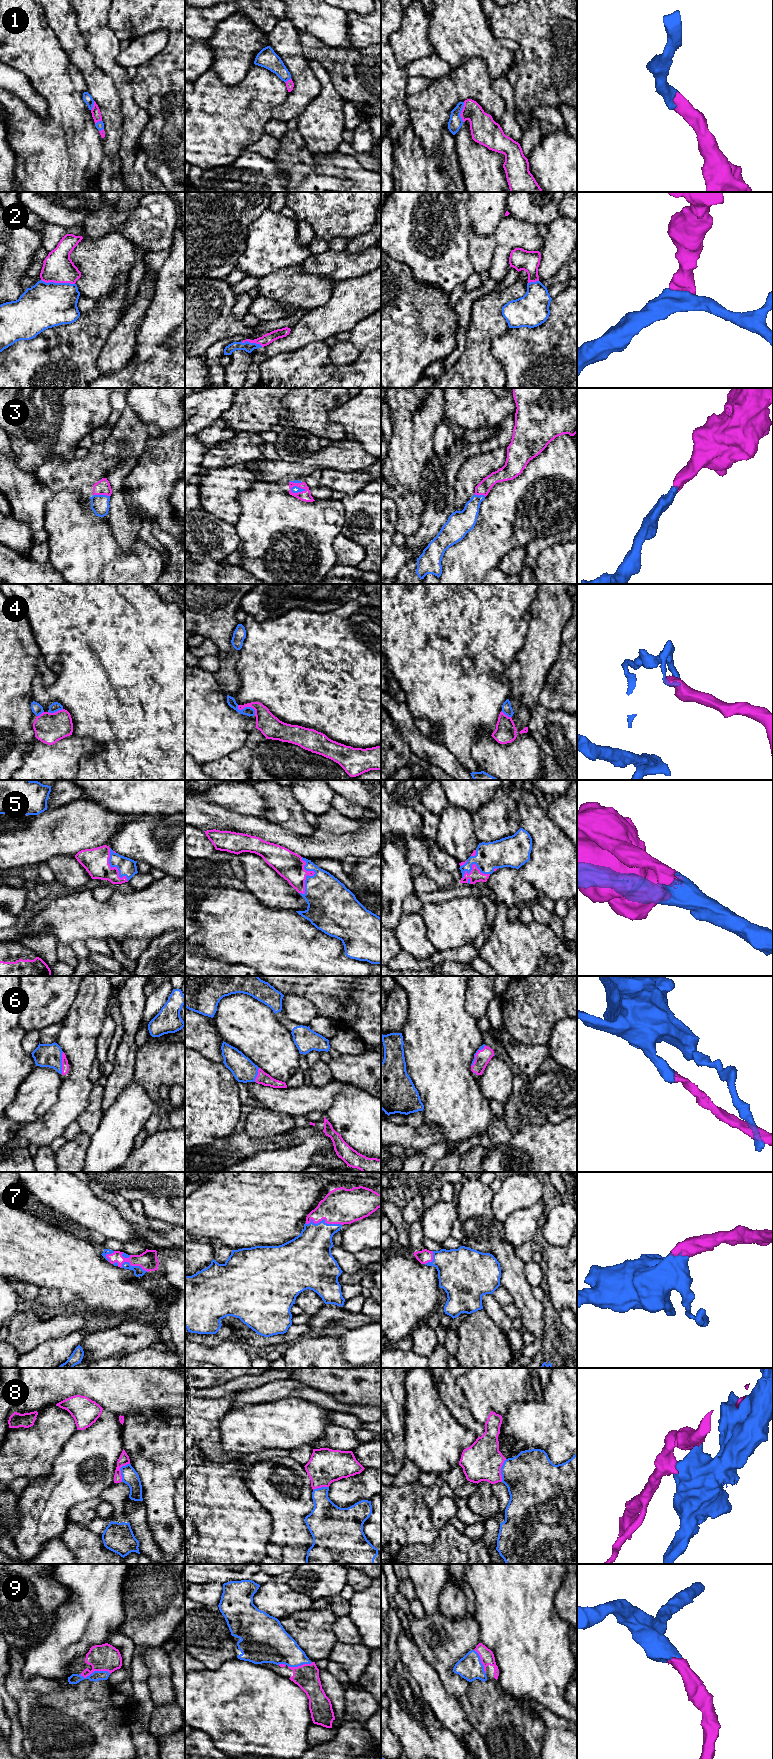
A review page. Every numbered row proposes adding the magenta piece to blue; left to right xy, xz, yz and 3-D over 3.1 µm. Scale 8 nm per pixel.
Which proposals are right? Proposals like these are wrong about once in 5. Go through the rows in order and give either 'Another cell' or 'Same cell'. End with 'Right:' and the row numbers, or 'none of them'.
1: Same cell
2: Same cell
3: Same cell
4: Another cell
5: Same cell
6: Same cell
7: Same cell
8: Another cell
9: Same cell
Right: 1, 2, 3, 5, 6, 7, 9

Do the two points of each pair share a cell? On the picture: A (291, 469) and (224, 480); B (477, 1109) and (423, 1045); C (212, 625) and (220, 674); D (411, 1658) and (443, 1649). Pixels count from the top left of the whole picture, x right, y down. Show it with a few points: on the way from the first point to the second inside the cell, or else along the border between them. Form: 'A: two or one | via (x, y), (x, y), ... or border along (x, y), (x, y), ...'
A: two | border along (252, 473), (254, 480)
B: one | via (461, 1093), (441, 1073), (438, 1061)
C: one | via (221, 637), (225, 646), (225, 662)
D: two | border along (411, 1638), (421, 1656), (437, 1672)

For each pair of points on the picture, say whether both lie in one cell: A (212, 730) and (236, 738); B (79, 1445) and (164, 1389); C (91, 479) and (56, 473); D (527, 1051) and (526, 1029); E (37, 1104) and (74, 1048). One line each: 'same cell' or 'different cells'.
A: same cell
B: different cells
C: same cell
D: different cells
E: different cells

